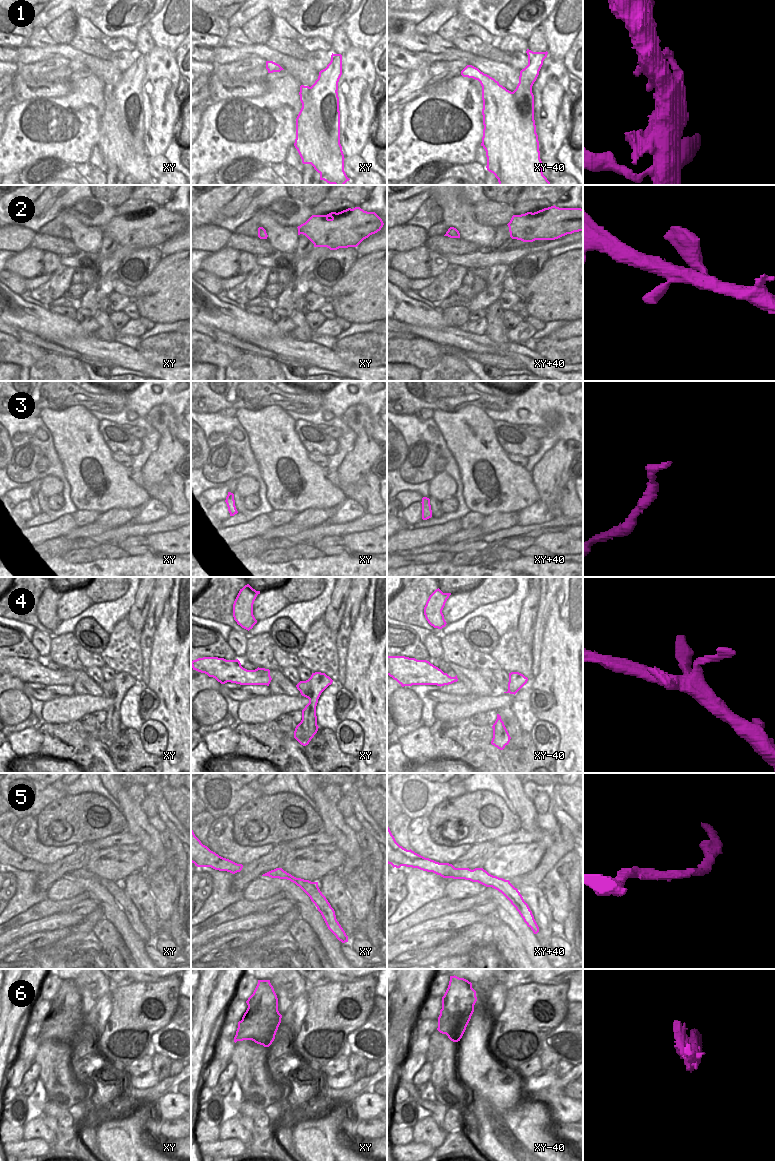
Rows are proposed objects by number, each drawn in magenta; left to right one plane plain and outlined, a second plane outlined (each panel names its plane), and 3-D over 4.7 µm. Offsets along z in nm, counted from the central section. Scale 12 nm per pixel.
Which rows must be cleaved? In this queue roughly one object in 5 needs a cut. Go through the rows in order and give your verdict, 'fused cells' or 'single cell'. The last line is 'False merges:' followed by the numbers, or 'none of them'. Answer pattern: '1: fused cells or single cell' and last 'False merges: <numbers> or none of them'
1: fused cells
2: single cell
3: single cell
4: single cell
5: single cell
6: single cell
False merges: 1

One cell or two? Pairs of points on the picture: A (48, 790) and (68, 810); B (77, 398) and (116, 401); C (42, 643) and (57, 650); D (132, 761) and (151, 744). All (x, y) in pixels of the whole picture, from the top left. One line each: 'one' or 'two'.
A: two
B: one
C: two
D: two

